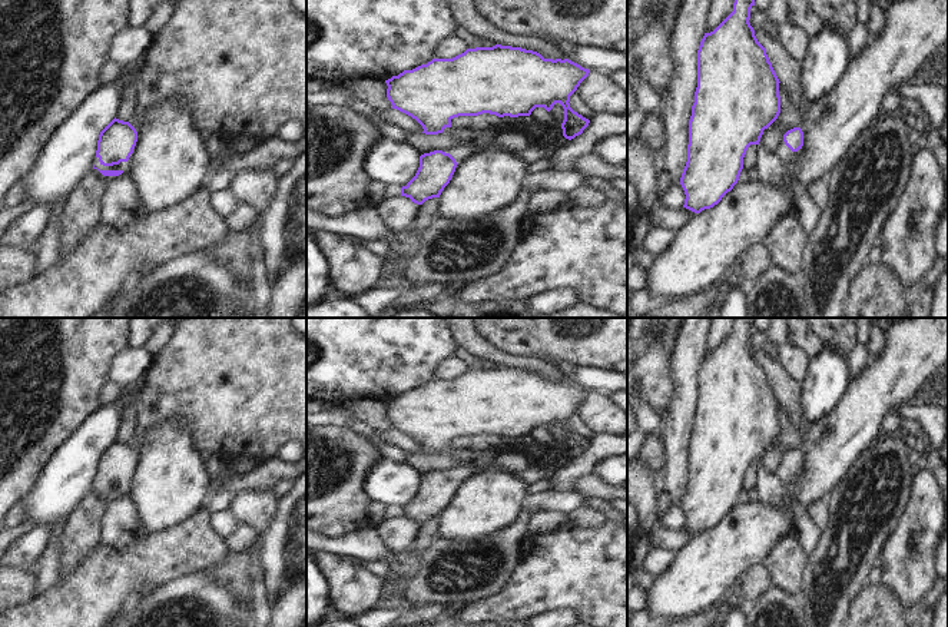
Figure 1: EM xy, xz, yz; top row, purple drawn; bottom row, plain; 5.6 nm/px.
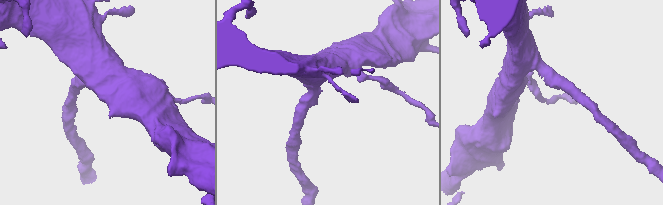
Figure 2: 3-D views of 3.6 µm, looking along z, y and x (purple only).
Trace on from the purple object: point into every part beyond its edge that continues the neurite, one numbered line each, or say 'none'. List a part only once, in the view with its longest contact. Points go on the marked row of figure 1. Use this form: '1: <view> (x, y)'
1: xy (125, 166)

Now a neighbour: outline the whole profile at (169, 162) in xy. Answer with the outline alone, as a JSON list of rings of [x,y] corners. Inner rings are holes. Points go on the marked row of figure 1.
[[[163,99],[135,129],[137,142],[127,175],[146,212],[160,212],[208,182],[209,155],[183,103]]]

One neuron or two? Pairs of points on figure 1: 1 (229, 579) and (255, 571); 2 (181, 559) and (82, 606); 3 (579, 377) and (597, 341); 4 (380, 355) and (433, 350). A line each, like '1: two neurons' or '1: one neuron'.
1: two neurons
2: one neuron
3: two neurons
4: one neuron

